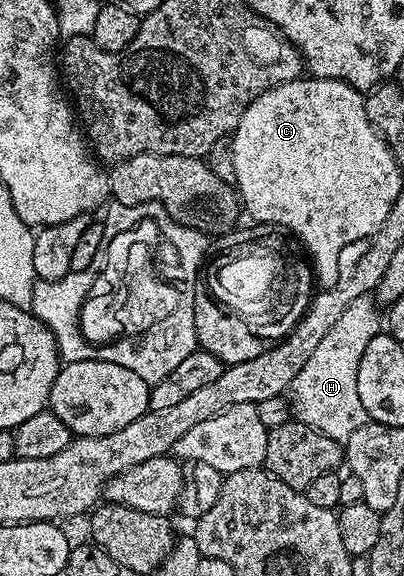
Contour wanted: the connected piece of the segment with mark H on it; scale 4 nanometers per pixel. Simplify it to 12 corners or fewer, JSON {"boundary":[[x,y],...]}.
{"boundary":[[371,296],[325,334],[289,389],[294,417],[340,442],[369,422],[357,369],[380,333]]}

